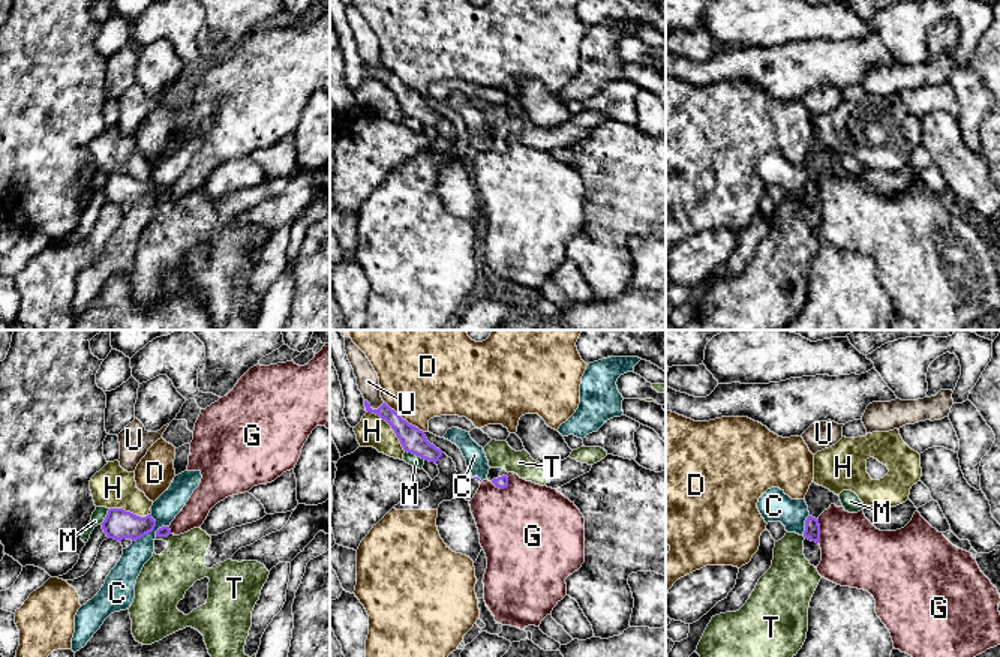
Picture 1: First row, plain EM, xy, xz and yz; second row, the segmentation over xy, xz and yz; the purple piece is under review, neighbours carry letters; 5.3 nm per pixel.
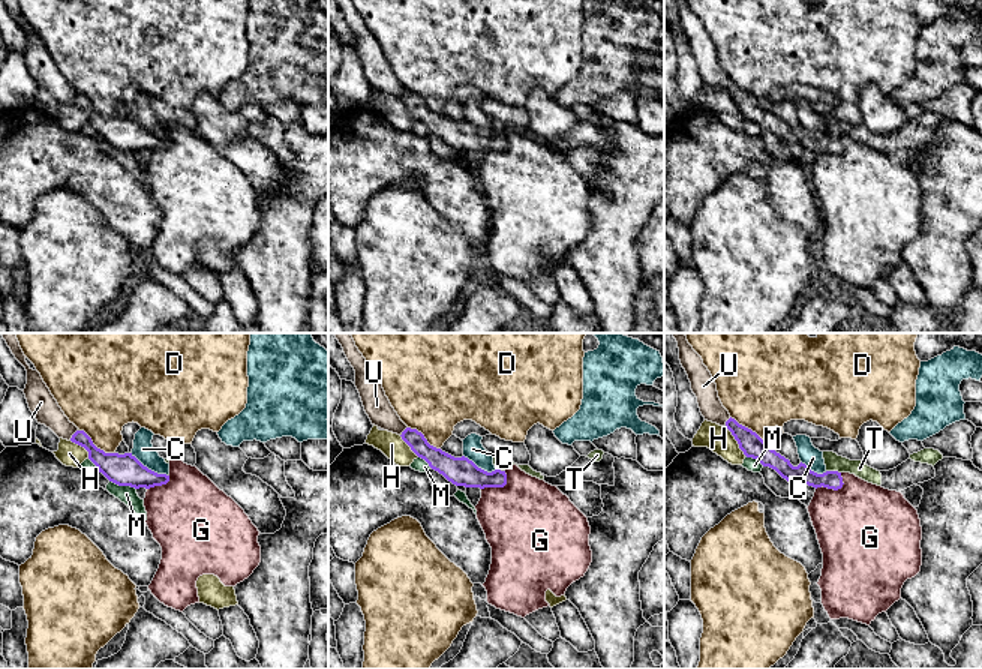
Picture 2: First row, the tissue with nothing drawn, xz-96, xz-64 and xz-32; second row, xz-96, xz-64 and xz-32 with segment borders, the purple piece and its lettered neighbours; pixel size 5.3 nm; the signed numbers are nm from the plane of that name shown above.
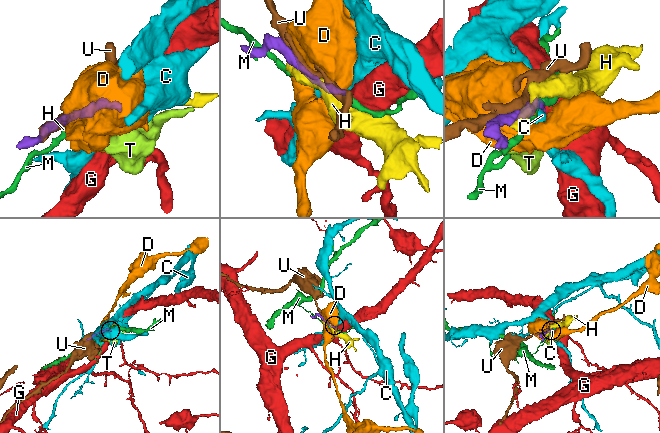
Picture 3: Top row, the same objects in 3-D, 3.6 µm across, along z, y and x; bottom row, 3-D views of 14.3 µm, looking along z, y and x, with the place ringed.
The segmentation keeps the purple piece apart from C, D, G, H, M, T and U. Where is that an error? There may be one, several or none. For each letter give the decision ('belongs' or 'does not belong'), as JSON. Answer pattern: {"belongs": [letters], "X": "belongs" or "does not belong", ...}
{"belongs": ["T"], "C": "does not belong", "D": "does not belong", "G": "does not belong", "H": "does not belong", "M": "does not belong", "T": "belongs", "U": "does not belong"}

